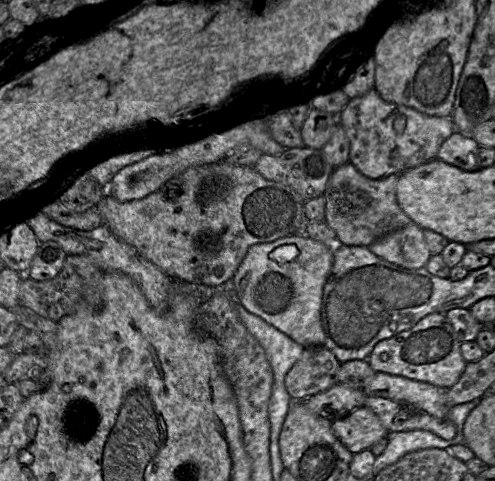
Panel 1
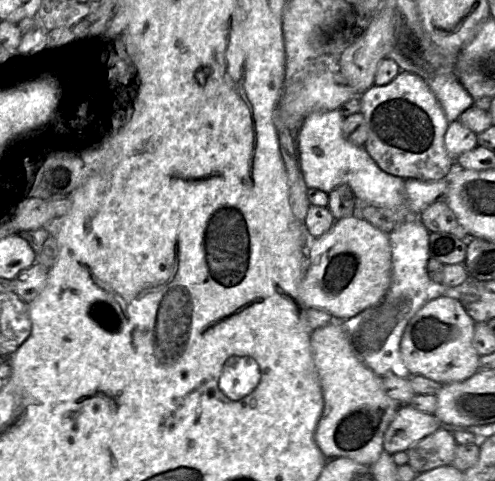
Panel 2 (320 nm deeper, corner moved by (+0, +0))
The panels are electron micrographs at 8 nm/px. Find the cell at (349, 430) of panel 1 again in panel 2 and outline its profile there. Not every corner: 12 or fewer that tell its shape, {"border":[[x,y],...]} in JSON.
{"border":[[401,405],[383,449],[405,452],[441,427],[434,414]]}

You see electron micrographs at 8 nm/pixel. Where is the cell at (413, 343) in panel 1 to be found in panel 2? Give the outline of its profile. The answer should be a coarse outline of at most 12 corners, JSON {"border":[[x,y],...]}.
{"border":[[454,298],[407,323],[411,374],[448,384],[478,372],[475,321]]}

